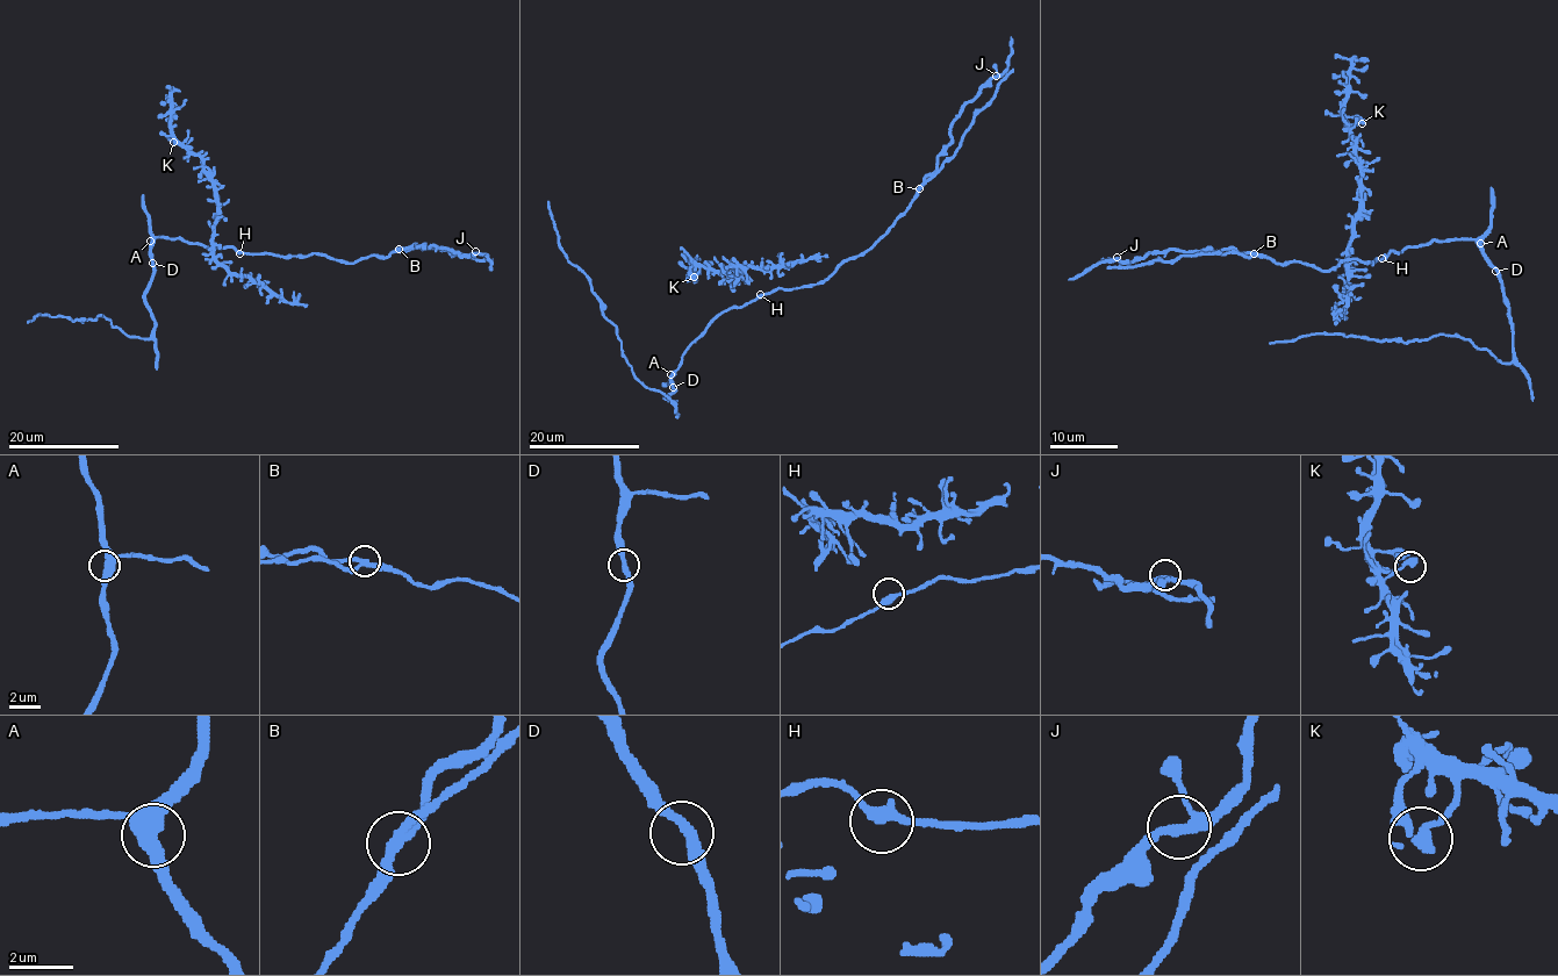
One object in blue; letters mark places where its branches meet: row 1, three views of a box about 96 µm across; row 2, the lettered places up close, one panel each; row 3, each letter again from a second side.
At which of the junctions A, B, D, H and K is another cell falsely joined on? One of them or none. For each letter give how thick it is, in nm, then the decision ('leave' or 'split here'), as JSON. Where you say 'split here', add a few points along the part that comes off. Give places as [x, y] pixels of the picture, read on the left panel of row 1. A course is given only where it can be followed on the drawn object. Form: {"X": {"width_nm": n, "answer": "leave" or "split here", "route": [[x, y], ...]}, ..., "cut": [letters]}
{"A": {"width_nm": 440, "answer": "leave"}, "B": {"width_nm": 280, "answer": "split here", "route": [[399, 249], [414, 244], [446, 248], [461, 256], [485, 255], [490, 270]]}, "D": {"width_nm": 320, "answer": "leave"}, "H": {"width_nm": 340, "answer": "leave"}, "K": {"width_nm": 300, "answer": "leave"}, "cut": ["B"]}

